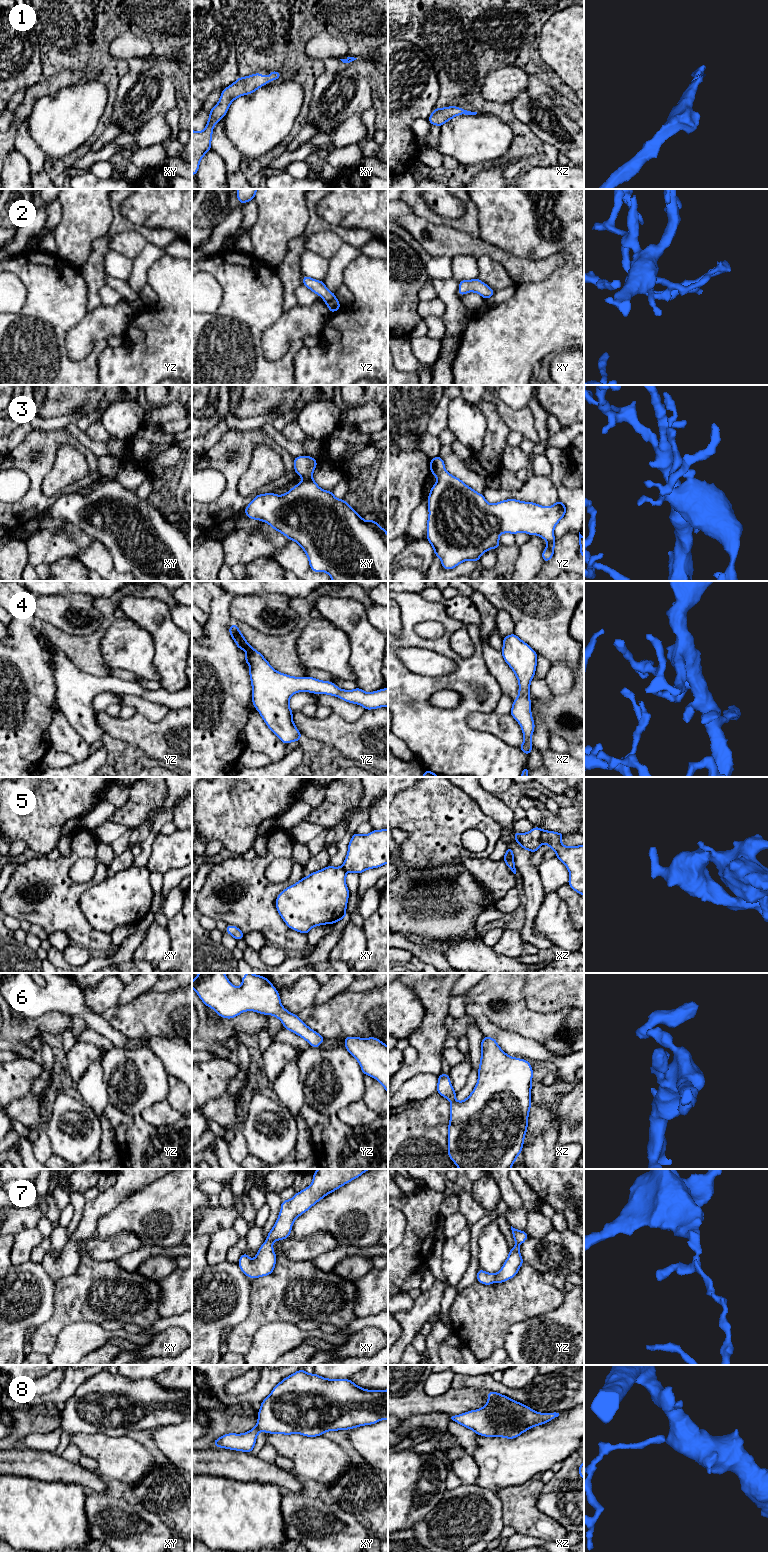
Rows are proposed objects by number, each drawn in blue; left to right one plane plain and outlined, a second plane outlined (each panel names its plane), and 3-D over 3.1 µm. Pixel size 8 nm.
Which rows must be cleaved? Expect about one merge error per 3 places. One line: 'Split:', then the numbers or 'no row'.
Split: 5

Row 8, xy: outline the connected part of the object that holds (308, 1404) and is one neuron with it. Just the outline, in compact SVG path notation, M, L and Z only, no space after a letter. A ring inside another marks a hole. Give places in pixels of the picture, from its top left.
M301 1369L284 1378L262 1401L255 1427L242 1434L225 1434L213 1443L214 1447L251 1453L260 1431L315 1437L327 1431L353 1429L384 1419L388 1420L388 1389L366 1390L350 1379L327 1379Z

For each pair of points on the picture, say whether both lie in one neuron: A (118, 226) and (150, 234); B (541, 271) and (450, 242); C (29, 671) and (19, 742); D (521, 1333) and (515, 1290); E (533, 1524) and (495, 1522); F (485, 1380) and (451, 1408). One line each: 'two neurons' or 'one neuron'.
A: one neuron
B: one neuron
C: one neuron
D: two neurons
E: two neurons
F: two neurons

